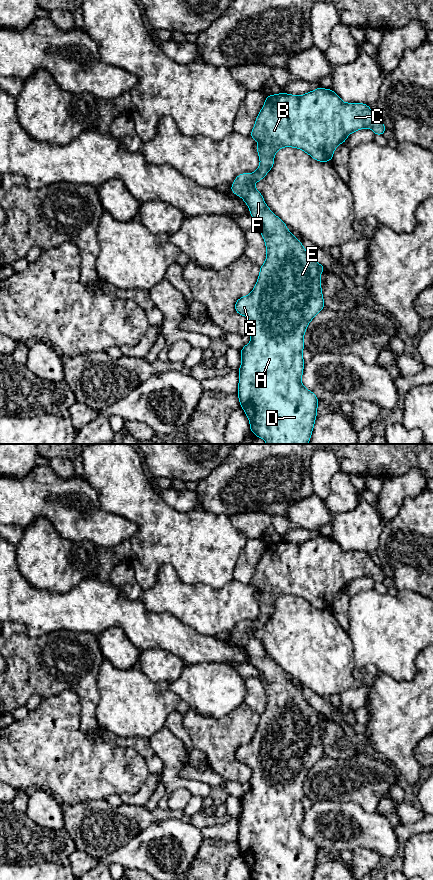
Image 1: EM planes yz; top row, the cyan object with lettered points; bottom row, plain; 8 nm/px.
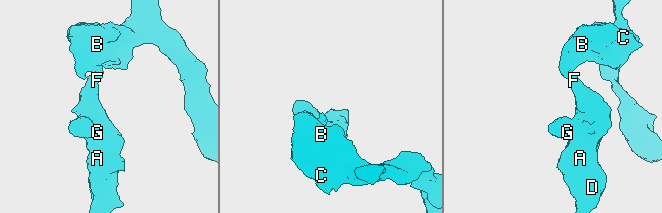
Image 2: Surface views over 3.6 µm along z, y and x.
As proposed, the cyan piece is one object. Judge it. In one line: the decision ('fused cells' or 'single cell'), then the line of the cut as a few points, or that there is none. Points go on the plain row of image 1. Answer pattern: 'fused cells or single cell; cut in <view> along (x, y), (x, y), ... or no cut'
single cell; no cut

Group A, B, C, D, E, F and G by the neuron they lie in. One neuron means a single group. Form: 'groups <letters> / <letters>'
groups A B C D E F G

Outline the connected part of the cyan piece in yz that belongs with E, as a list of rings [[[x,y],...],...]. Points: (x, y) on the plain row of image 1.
[[[320,534],[304,543],[283,540],[266,544],[250,582],[259,593],[259,616],[252,622],[236,625],[231,639],[240,644],[250,657],[250,663],[259,671],[267,703],[252,740],[239,746],[235,759],[248,765],[253,775],[251,790],[241,800],[238,845],[252,880],[312,880],[317,862],[318,846],[301,831],[304,808],[303,785],[309,770],[324,757],[320,721],[326,719],[306,700],[301,690],[288,678],[285,671],[266,653],[263,644],[253,634],[266,624],[274,613],[274,603],[282,595],[294,595],[308,601],[313,607],[332,608],[336,595],[357,578],[371,576],[375,583],[383,583],[386,575],[363,551],[344,551],[331,537]]]

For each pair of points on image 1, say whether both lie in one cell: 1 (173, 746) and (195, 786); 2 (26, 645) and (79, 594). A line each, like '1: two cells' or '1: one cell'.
1: one cell
2: two cells

